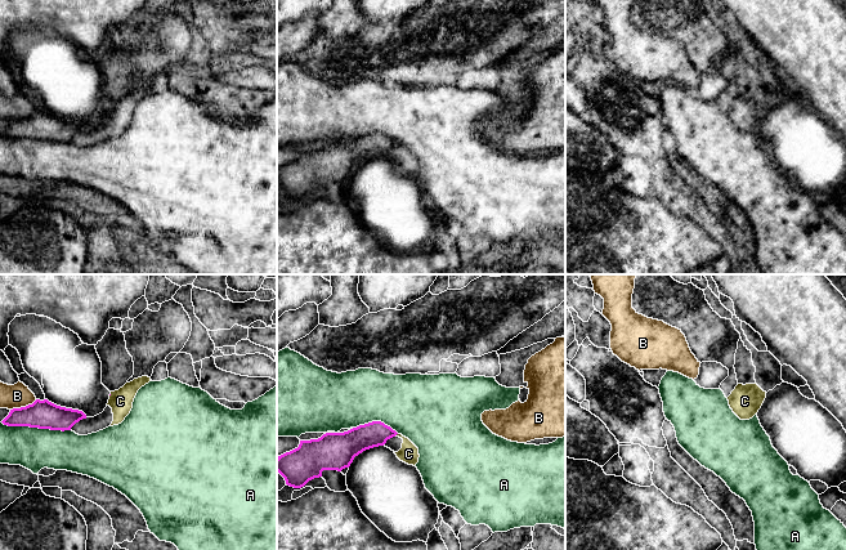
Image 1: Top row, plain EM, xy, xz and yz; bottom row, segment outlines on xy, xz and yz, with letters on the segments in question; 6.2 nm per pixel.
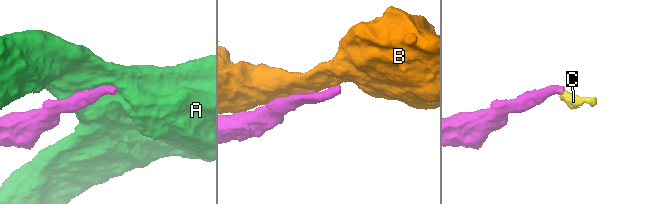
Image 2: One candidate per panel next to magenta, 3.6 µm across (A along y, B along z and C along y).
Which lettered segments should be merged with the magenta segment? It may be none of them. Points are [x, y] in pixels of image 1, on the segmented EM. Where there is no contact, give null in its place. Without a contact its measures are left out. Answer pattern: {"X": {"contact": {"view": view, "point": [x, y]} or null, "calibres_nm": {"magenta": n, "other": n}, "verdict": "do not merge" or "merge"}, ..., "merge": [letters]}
{"A": {"contact": {"view": "xy", "point": [36, 426]}, "calibres_nm": {"magenta": 180, "other": 260}, "verdict": "do not merge"}, "B": {"contact": {"view": "xy", "point": [23, 407]}, "calibres_nm": {"magenta": 180, "other": 150}, "verdict": "do not merge"}, "C": {"contact": {"view": "xz", "point": [395, 434]}, "calibres_nm": {"magenta": 160, "other": 120}, "verdict": "do not merge"}, "merge": []}

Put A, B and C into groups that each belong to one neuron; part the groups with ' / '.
A / B / C

